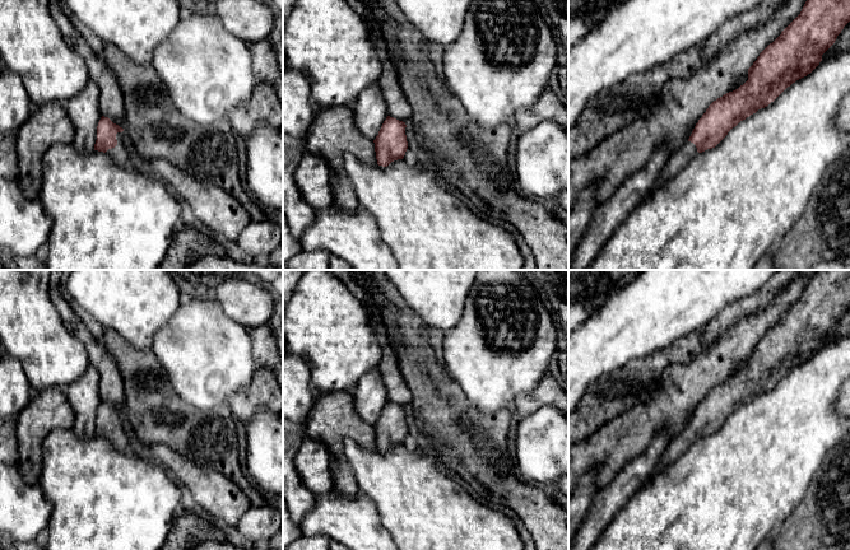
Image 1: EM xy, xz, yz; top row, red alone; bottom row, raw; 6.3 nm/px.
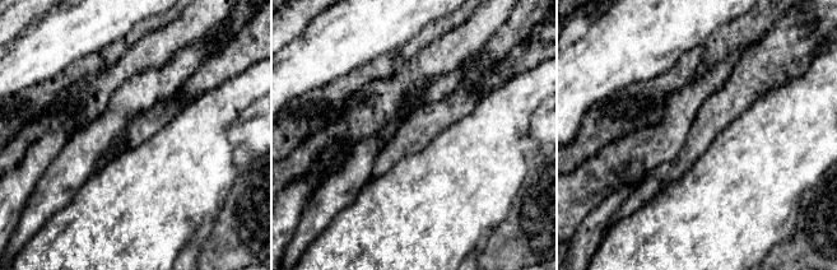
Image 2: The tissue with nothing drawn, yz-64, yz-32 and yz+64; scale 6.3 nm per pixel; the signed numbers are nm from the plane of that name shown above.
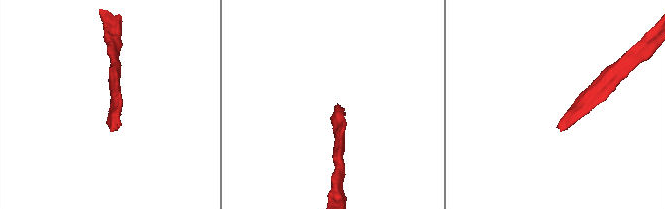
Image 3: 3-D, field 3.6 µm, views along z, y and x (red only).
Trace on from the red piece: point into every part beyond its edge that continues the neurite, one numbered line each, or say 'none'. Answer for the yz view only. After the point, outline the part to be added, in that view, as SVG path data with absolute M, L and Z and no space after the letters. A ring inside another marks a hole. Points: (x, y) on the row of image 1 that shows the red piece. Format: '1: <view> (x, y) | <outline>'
1: yz (682, 157) | M686 141L681 149L678 149L674 154L670 155L661 174L654 185L652 192L660 188L668 180L674 177L679 171L682 171L697 154L698 152L696 145L691 141Z

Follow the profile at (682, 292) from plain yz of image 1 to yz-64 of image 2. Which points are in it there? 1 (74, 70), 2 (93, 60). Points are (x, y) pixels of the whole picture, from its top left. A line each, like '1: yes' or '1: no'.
1: no
2: no

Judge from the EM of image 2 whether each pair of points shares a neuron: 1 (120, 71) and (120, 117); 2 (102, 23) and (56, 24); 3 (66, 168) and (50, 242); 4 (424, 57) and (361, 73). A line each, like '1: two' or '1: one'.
1: two
2: one
3: two
4: two

